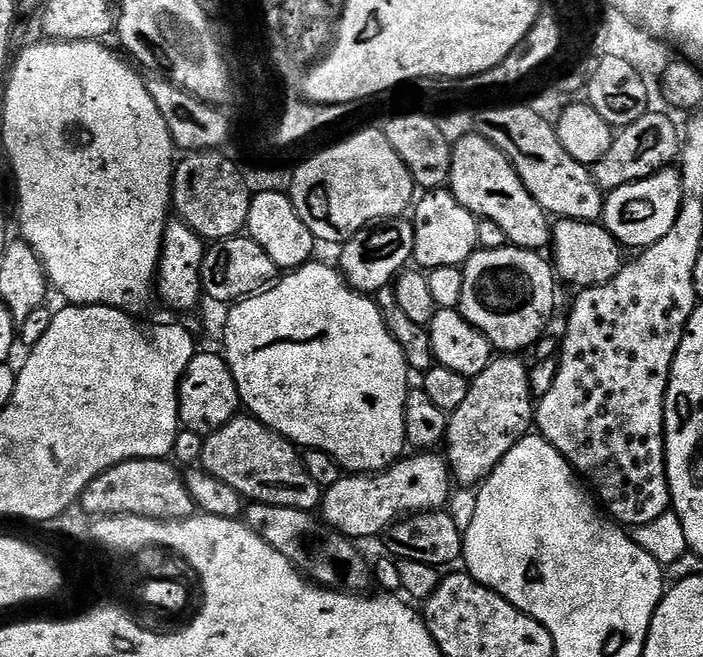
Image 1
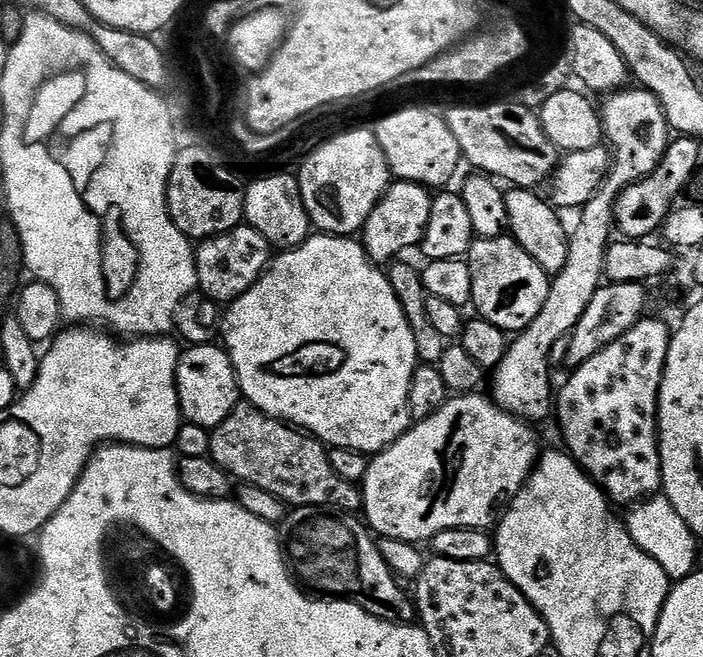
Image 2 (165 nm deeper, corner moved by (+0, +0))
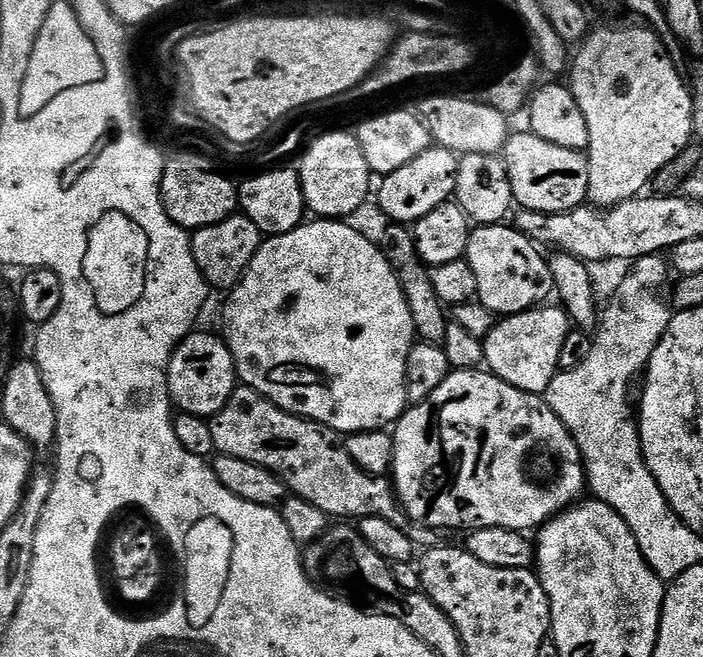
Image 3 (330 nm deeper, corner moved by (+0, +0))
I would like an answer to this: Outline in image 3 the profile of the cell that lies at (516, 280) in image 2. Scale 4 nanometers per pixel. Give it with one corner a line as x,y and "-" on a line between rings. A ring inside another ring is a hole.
480,226
475,229
471,233
469,242
468,242
468,254
467,261
469,266
474,270
474,278
478,278
478,290
476,291
476,300
483,306
487,312
492,313
493,317
496,318
507,318
509,316
517,316
520,312
531,312
537,306
543,305
545,303
544,300
549,295
550,297
554,292
554,285
552,283
552,264
549,261
544,261
544,256
539,247
533,241
529,240
527,236
524,235
523,232
519,230
511,230
512,232
500,232
504,230
497,230
492,226

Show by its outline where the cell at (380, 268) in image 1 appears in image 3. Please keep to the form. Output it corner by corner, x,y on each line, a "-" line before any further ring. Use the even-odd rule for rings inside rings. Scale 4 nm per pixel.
439,146
427,148
414,162
398,166
390,175
383,177
380,184
380,208
389,216
392,224
415,226
435,208
442,207
453,199
456,190
456,171
460,165
457,153

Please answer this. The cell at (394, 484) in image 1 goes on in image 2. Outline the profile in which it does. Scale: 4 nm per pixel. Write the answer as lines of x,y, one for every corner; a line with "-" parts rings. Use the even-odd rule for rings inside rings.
453,395
438,414
415,421
389,448
369,459
362,481
362,516
377,537
419,545
420,540
431,542
434,534
442,534
442,530
487,529
497,519
496,503
503,496
511,497
524,487
542,455
542,447
532,429
535,427
510,412
502,411
487,395
480,395

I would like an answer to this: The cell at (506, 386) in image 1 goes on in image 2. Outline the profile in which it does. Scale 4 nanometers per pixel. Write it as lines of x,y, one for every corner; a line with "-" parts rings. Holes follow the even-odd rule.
628,86
625,87
623,90
613,91
611,95
609,95
605,100
608,101
605,102
604,108
602,104
602,119
604,121
604,140
606,141
607,147
610,149
610,167
608,169
607,176
605,176
604,178
604,184
600,187
600,189
596,191
596,193
594,194
594,198
590,198
590,202
586,202
584,204
584,207
579,209
578,216
580,216
580,221
577,222
576,229
571,229
568,238
566,266
562,266
562,270
558,273
555,273
555,275
551,277
548,286
548,293
546,294
546,302
542,305
542,310
538,310
538,318
534,318
534,322
530,322
530,326
524,329
523,332
519,333
519,335
517,335
515,339
511,341
511,343
509,343
508,348
506,349
506,351
504,351
502,362
500,363
500,365
498,365
498,367
494,369
490,376
490,384
492,380
492,392
490,391
490,396
494,403
496,403
502,411
510,412
512,413
512,415
520,417
520,419
525,422
536,422
532,420
544,420
547,418
547,416
549,419
549,417
553,415
554,384
552,388
552,373
554,372
548,362
548,359
550,358
551,346
554,345
554,342
557,342
558,338
562,338
563,336
571,334
571,332
574,330
574,326
578,322
578,318
582,318
582,314
586,314
586,306
590,306
590,298
594,298
594,294
602,286
602,281
605,279
604,259
606,258
606,254
608,253
608,245
613,239
612,232
614,234
616,200
619,198
621,192
623,192
625,188
628,188
632,184
636,184
640,180
643,180
644,177
651,175
655,168
660,164
660,160
663,158
664,151
667,150
670,143
670,129
668,127
668,123
666,122
666,118
662,114
662,110
660,109
658,98
654,98
654,94
650,94
649,92
644,91
644,89
639,86

